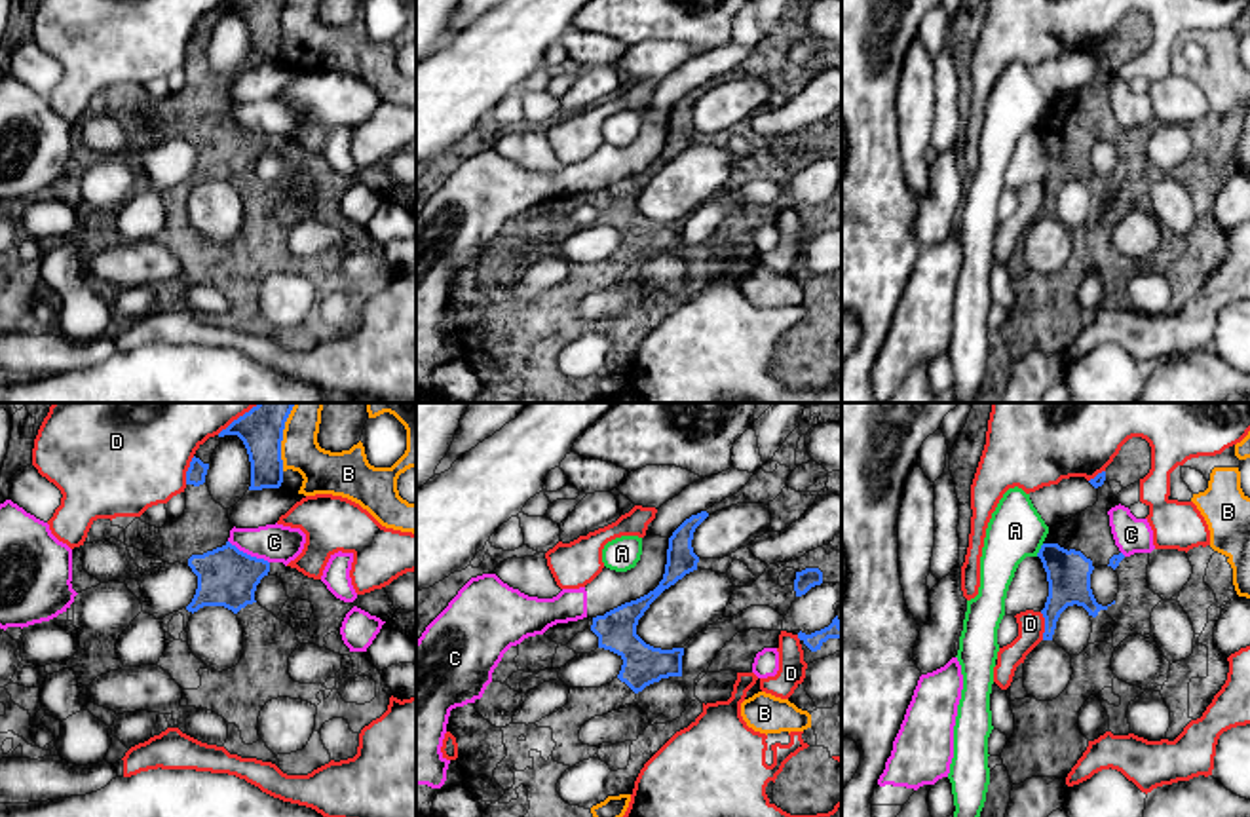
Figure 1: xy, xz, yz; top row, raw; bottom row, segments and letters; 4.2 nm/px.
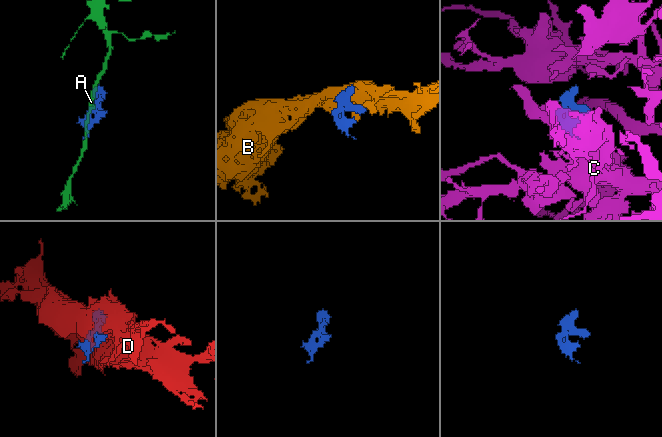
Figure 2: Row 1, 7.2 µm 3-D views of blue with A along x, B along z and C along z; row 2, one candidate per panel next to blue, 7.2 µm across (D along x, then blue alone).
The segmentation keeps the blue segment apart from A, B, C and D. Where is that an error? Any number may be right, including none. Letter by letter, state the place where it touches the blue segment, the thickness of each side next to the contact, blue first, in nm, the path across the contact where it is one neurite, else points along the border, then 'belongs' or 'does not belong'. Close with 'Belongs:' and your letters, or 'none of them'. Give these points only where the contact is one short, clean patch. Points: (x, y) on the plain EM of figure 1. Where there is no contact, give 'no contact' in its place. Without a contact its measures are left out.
A: contact yz (1040, 124); calibres 190 and 240 nm; does not belong
B: contact xy (280, 23); calibres 150 and 190 nm; does not belong
C: contact xy (249, 130); calibres 260 and 160 nm; does not belong
D: contact xy (189, 44); calibres 80 and 360 nm; does not belong
Belongs: none of them

